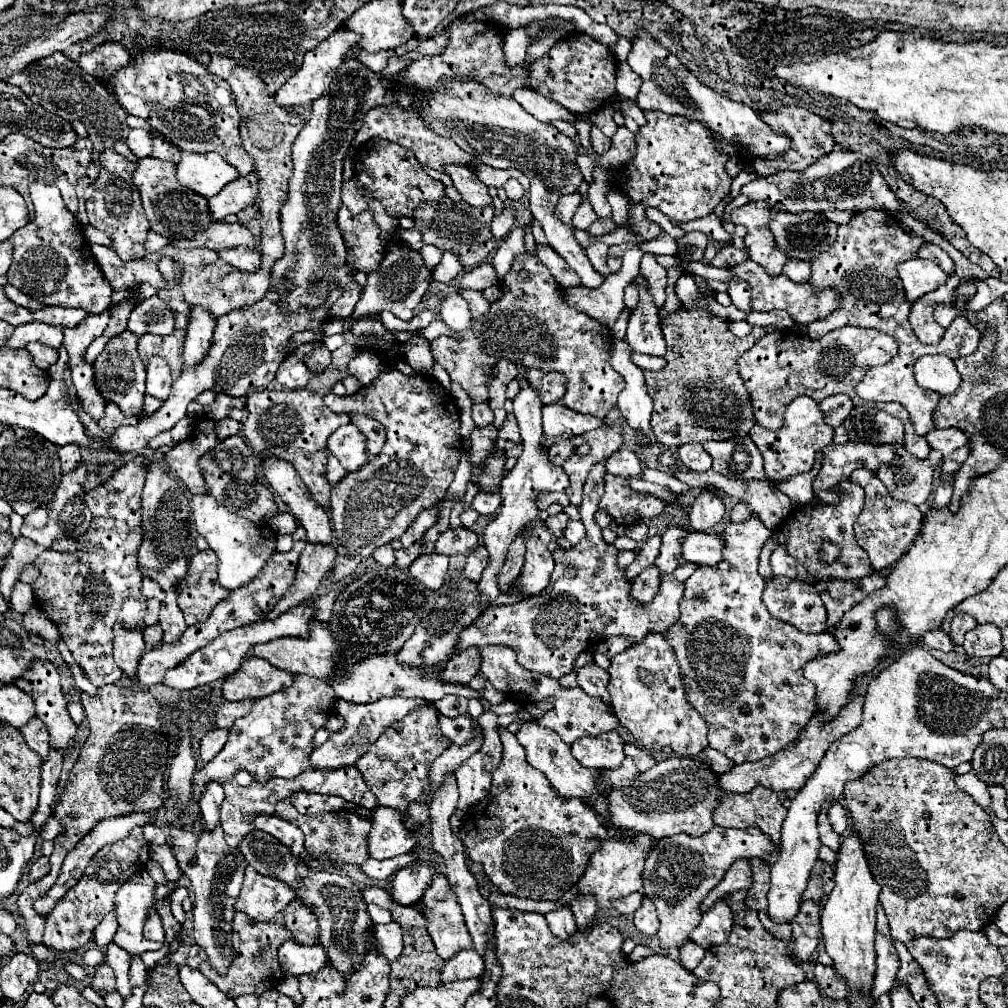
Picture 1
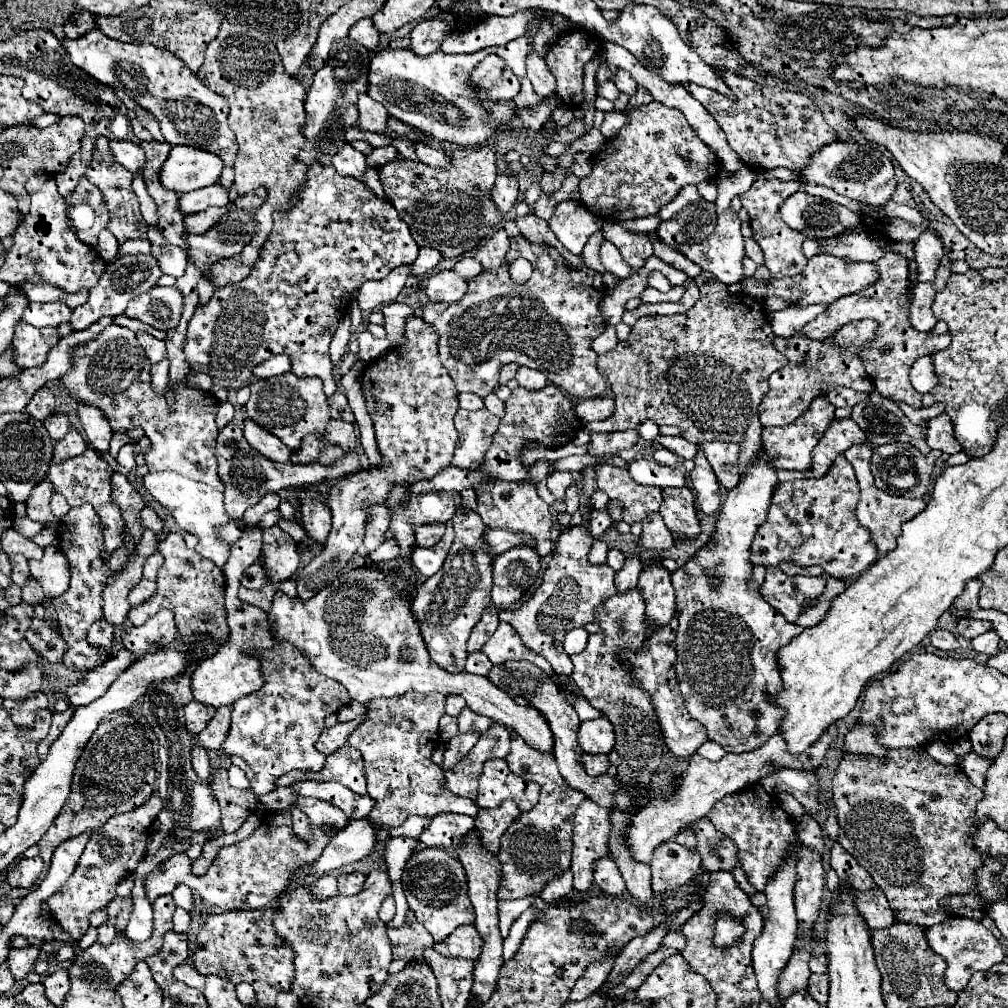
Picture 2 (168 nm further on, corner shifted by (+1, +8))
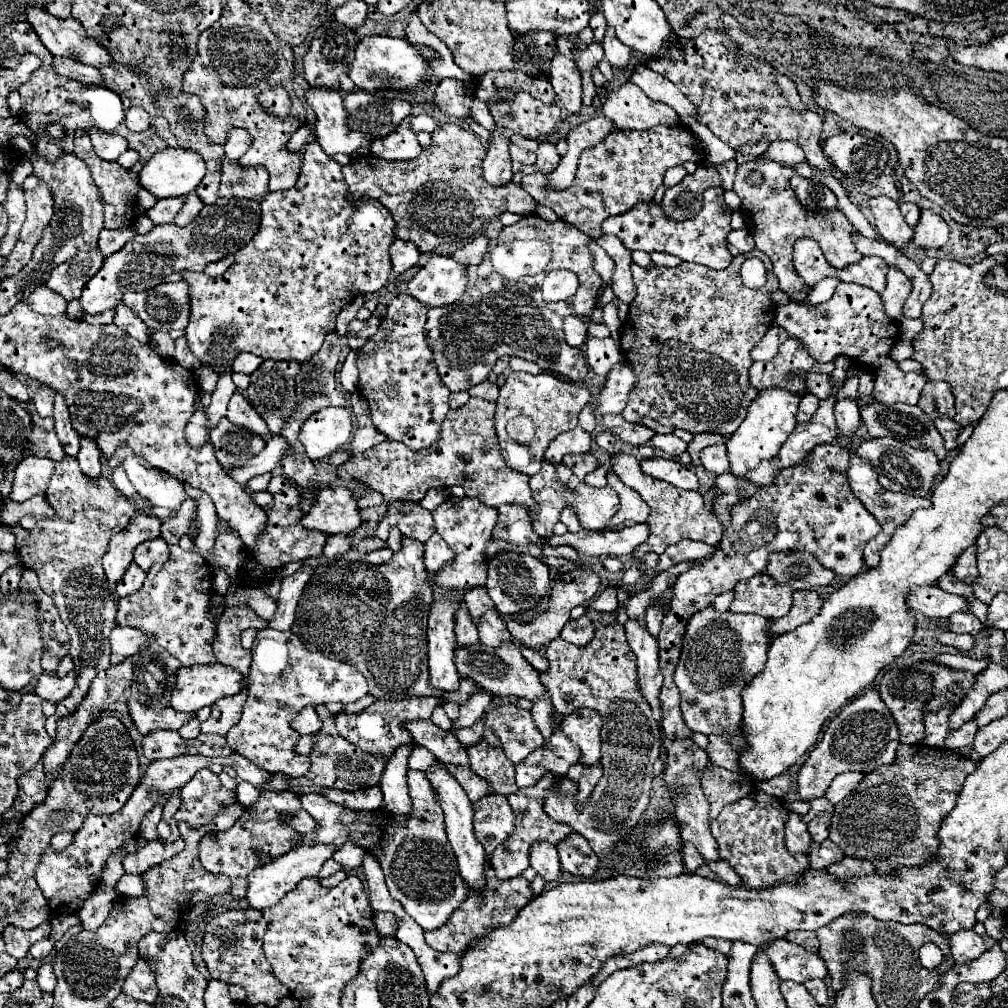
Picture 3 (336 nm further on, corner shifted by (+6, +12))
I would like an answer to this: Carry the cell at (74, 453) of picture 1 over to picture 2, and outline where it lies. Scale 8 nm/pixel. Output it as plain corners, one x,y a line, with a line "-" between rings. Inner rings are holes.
55,414
55,416
51,416
51,420
47,420
45,428
47,428
47,432
49,432
49,436
51,436
53,440
61,440
61,438
71,430
71,424
69,424
67,416

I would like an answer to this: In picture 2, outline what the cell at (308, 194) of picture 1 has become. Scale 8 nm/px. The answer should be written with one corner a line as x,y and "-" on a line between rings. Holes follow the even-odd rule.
349,36
339,40
335,48
331,50
331,56
327,58
327,64
313,74
313,84
307,90
305,98
305,124
301,126
301,134
305,136
305,146
297,152
297,160
313,166
313,164
331,164
333,156
341,152
341,148
347,144
345,140
345,128
355,126
359,118
357,100
361,94
367,94
367,74
369,74
369,62
373,54
365,48
359,48

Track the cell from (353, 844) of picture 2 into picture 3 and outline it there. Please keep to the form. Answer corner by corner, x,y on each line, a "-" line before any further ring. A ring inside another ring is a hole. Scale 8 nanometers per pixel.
314,844
314,848
292,848
290,852
278,856
266,866
258,866
248,874
248,890
246,890
246,904
254,910
266,910
274,906
286,892
294,890
300,880
316,878
322,864
334,854
334,848
326,848
326,844

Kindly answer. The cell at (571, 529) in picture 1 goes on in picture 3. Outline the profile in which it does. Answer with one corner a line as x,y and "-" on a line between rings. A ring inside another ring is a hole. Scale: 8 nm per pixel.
544,462
542,470
534,476
530,476
530,488
532,488
532,498
538,504
536,512
530,512
532,518
532,528
538,536
550,536
554,524
560,520
560,514
564,508
576,510
579,504
579,521
584,529
591,531
600,531
608,526
608,520
614,516
618,510
618,496
610,486
604,488
595,488
578,480
572,470
564,464
550,464

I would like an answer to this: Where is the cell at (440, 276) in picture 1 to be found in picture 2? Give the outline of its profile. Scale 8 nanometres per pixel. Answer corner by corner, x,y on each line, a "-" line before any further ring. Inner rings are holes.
421,248
417,260
413,262
413,276
423,276
423,274
431,272
441,260
443,260
443,256
435,248

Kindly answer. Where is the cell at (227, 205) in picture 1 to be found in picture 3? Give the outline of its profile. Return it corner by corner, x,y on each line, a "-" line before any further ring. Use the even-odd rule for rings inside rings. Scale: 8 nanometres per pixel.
178,198
178,200
156,200
156,204
146,214
154,226
162,226
162,224
170,224
174,220
180,206
182,206
182,198

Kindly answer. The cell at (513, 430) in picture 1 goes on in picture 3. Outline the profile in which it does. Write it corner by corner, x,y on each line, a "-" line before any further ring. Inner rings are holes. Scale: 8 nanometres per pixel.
482,382
482,384
478,384
478,386
472,386
470,390
468,390
468,394
470,396
478,396
478,398
484,398
484,400
490,400
490,402
494,402
496,398
498,398
498,388
492,384
492,382

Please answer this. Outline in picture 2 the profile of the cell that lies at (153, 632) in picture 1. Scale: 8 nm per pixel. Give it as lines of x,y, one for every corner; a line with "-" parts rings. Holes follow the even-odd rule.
169,534
161,544
159,544
159,552
163,554
165,562
159,568
159,576
157,576
157,592
151,600
143,602
137,608
131,608
131,624
139,627
147,622
147,618
151,618
153,614
157,614
161,608
169,608
175,614
175,622
179,628
179,634
185,642
197,644
203,638
211,638
211,640
219,640
227,642
229,632
227,630
227,614
225,614
225,606
223,606
223,598
225,598
225,576
223,572
219,572
219,568
215,568
215,564
211,564
211,560
199,556
199,552
191,550
185,546
185,540
181,534
-
211,614
211,622
203,622
199,620
199,616

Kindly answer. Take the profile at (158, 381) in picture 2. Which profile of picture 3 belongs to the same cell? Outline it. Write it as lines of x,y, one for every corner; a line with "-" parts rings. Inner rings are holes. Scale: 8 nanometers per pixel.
154,332
154,340
158,342
158,348
152,348
162,358
172,358
174,354
174,340
164,332

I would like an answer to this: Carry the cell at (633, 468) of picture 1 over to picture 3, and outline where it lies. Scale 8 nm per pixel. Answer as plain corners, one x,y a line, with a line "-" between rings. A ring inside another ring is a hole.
648,458
642,460
642,470
656,478
656,480
664,480
676,488
684,488
684,490
698,490
698,478
696,474
686,468
684,464
672,460
672,458

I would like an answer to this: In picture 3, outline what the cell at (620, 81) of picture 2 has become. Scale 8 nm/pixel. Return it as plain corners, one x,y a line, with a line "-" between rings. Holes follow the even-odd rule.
606,26
606,34
604,34
604,42
602,42
602,46
604,46
604,52
606,52
604,58
606,58
614,68
620,68
620,70
630,68
632,50
616,38
612,26

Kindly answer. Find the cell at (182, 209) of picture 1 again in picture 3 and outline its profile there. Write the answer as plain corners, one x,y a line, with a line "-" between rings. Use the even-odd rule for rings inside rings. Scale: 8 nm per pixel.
90,128
88,134
90,134
90,140
94,144
94,152
102,160
116,160
124,150
128,150
126,138
122,138
118,134
106,134
98,128

